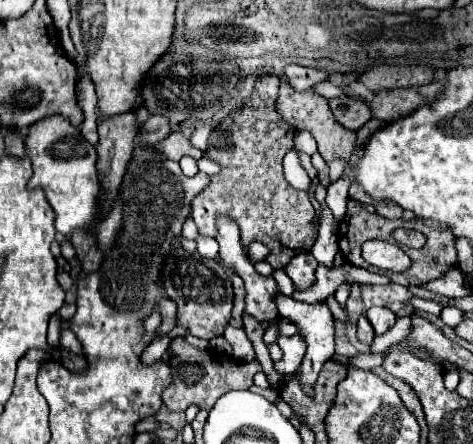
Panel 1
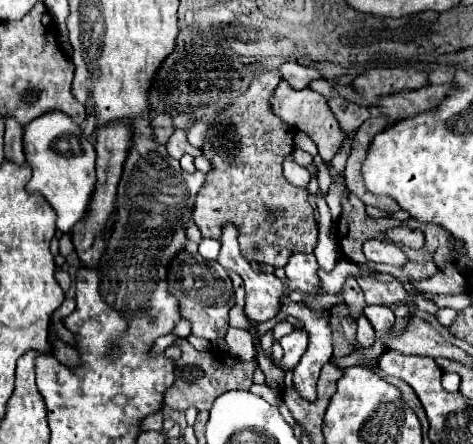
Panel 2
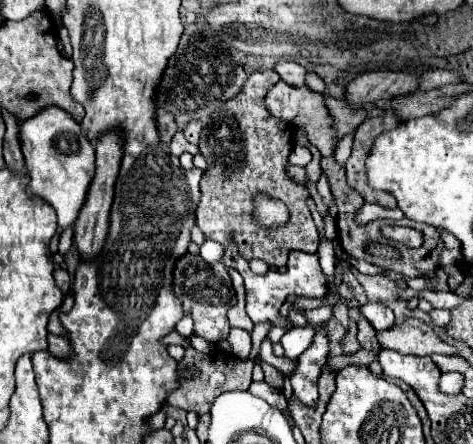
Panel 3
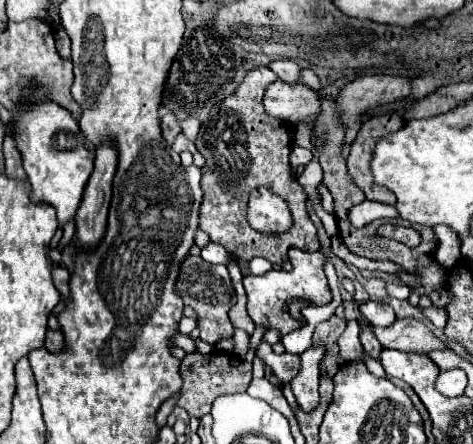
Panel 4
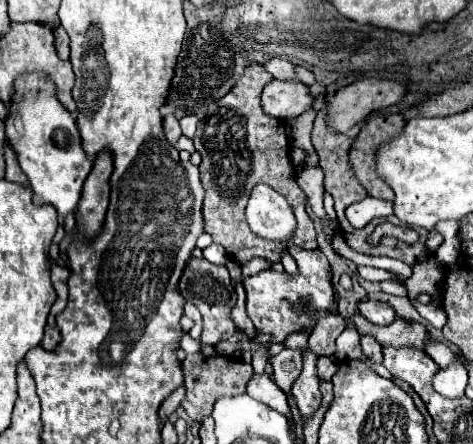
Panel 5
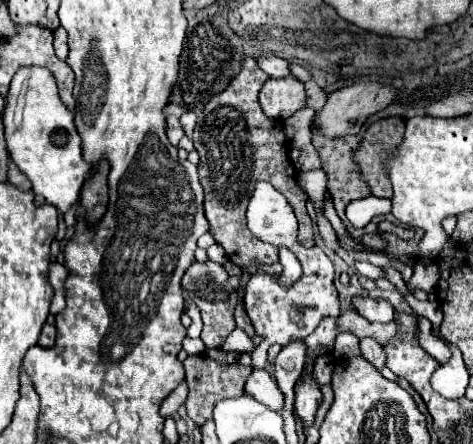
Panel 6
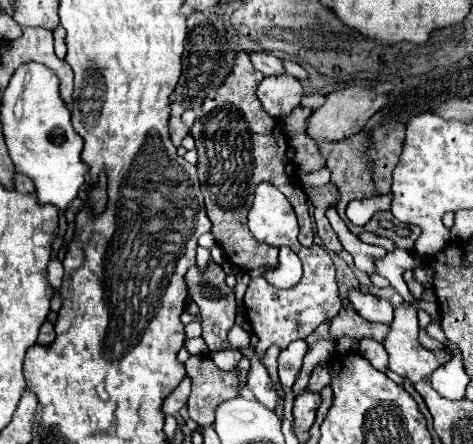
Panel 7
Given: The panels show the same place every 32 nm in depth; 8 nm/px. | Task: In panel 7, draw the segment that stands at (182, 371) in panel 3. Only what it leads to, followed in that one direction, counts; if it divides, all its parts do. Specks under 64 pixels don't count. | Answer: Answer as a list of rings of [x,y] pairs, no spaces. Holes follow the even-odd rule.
[[[190,356],[186,360],[186,376],[192,380],[192,392],[190,398],[186,402],[188,406],[188,414],[190,418],[198,424],[198,426],[206,426],[210,422],[214,422],[214,410],[220,402],[236,398],[240,394],[240,378],[238,378],[238,368],[234,370],[220,370],[210,356]]]

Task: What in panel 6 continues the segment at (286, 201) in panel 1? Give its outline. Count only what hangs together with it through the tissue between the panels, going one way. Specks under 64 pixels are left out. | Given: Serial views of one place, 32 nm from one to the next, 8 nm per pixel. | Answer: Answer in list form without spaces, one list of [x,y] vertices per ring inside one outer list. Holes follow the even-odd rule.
[[[244,58],[242,72],[220,96],[210,98],[210,102],[204,108],[204,116],[198,120],[192,136],[194,146],[200,154],[198,172],[206,192],[204,214],[210,224],[208,232],[214,236],[218,244],[224,246],[228,258],[240,268],[248,266],[254,260],[260,264],[278,262],[278,248],[252,236],[252,232],[246,226],[244,214],[248,198],[252,194],[254,184],[260,180],[270,182],[278,192],[282,192],[288,198],[300,224],[297,241],[304,248],[314,246],[314,226],[310,216],[306,214],[308,196],[298,186],[296,176],[292,176],[294,170],[288,154],[284,128],[280,128],[278,120],[264,116],[260,108],[258,94],[260,88],[264,86],[264,80],[268,78],[270,76],[266,72],[260,72],[260,68],[256,68],[256,62],[252,58]]]

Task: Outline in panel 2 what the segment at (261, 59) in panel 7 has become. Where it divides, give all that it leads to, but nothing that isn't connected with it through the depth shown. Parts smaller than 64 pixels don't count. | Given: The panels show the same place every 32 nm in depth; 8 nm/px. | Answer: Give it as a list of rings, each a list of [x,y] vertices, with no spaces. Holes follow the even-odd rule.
[[[286,62],[286,64],[282,64],[280,74],[282,74],[282,78],[284,78],[292,88],[296,88],[296,90],[304,90],[304,88],[310,86],[312,80],[324,78],[318,70],[300,66],[300,64],[296,64],[296,62]]]

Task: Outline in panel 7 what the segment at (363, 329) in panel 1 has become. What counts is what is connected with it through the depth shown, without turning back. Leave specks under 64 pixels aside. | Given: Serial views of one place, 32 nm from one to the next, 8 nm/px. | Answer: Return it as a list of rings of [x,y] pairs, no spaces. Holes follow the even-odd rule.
[[[372,338],[360,340],[360,354],[380,372],[384,372],[388,368],[388,354],[380,342],[376,342]]]

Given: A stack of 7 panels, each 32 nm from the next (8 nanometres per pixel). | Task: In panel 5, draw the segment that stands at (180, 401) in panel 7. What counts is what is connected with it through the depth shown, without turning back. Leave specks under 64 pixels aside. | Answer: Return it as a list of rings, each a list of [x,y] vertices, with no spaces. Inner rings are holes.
[[[180,386],[168,400],[164,400],[162,402],[162,406],[160,406],[160,410],[158,410],[158,416],[160,416],[160,422],[164,424],[166,422],[166,418],[180,406],[180,400],[182,400],[182,396],[184,396],[184,388]]]

